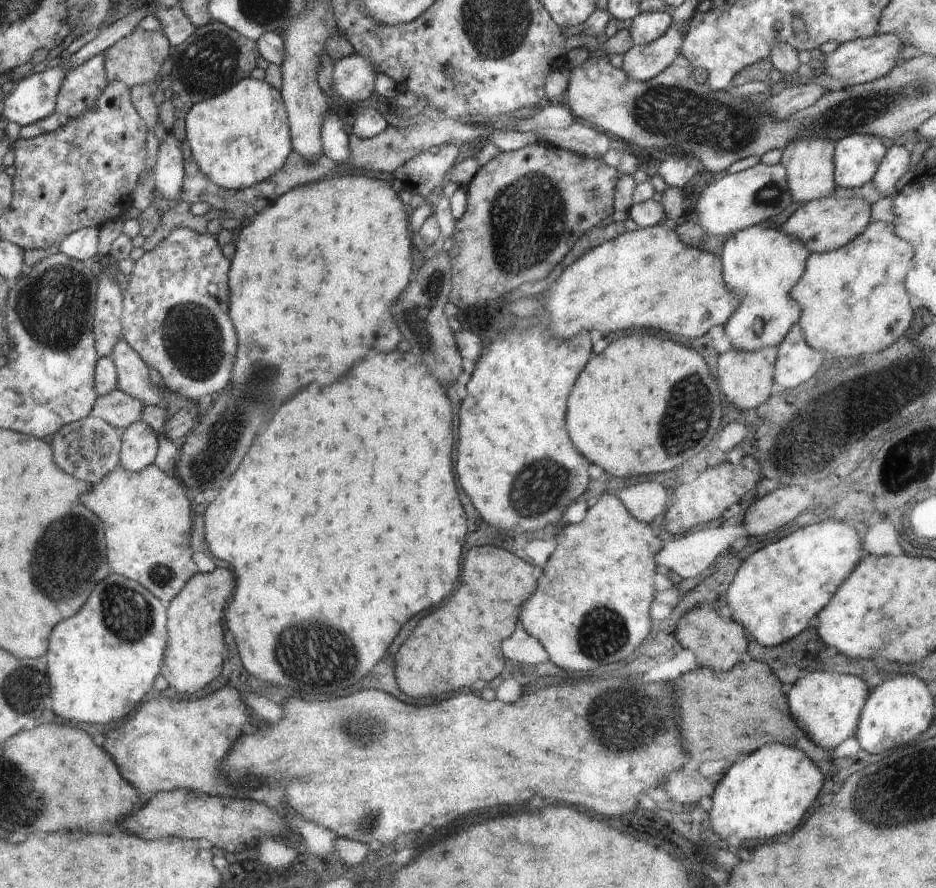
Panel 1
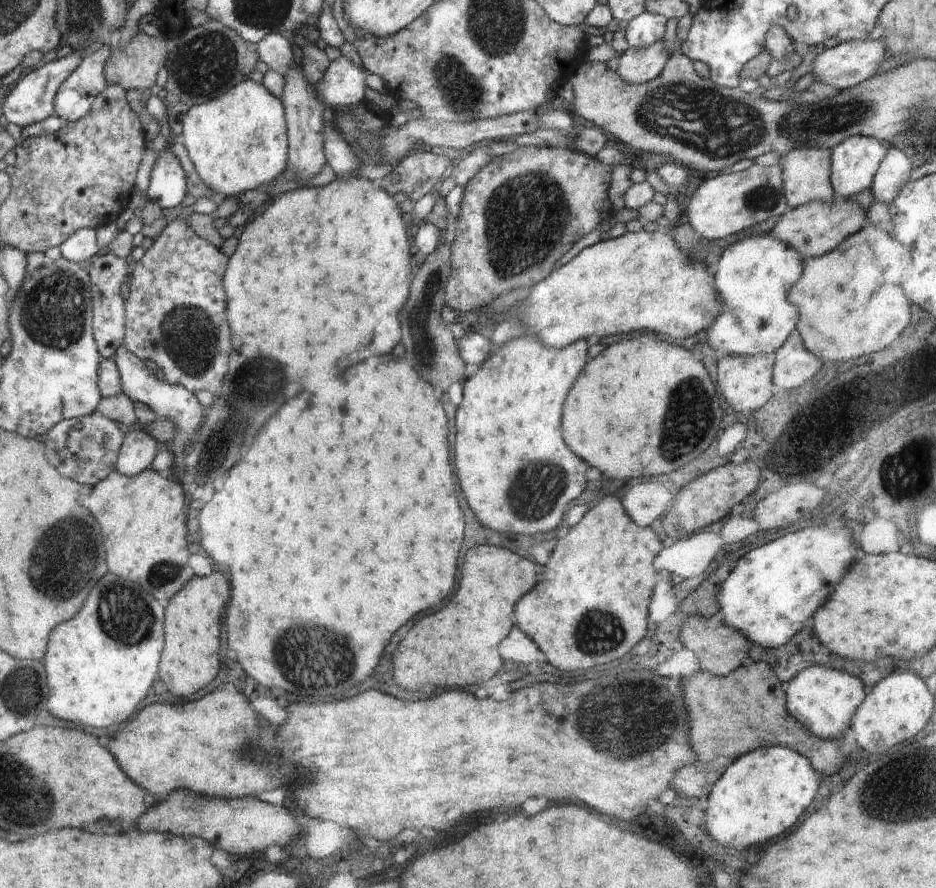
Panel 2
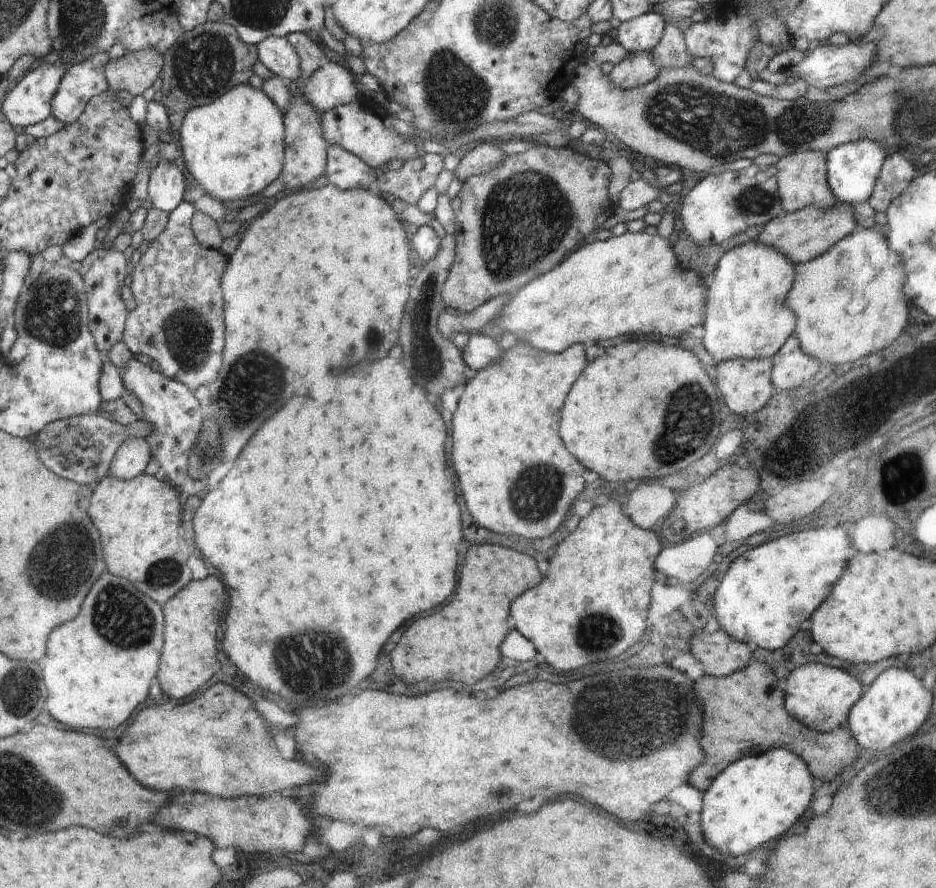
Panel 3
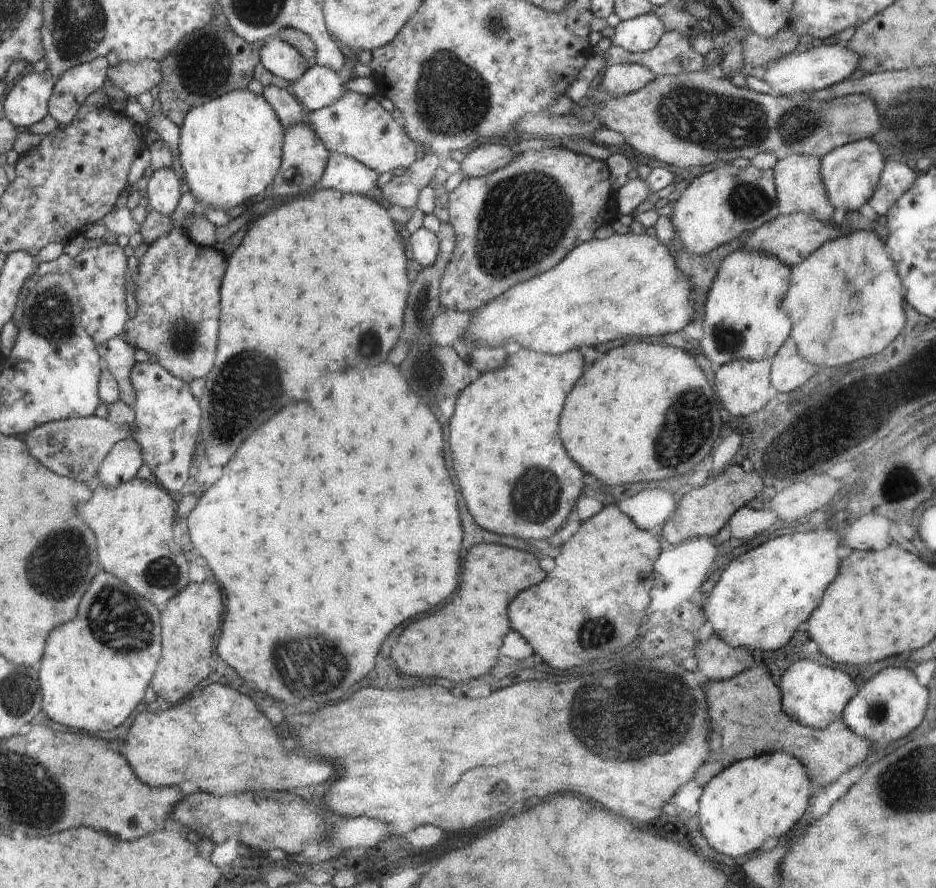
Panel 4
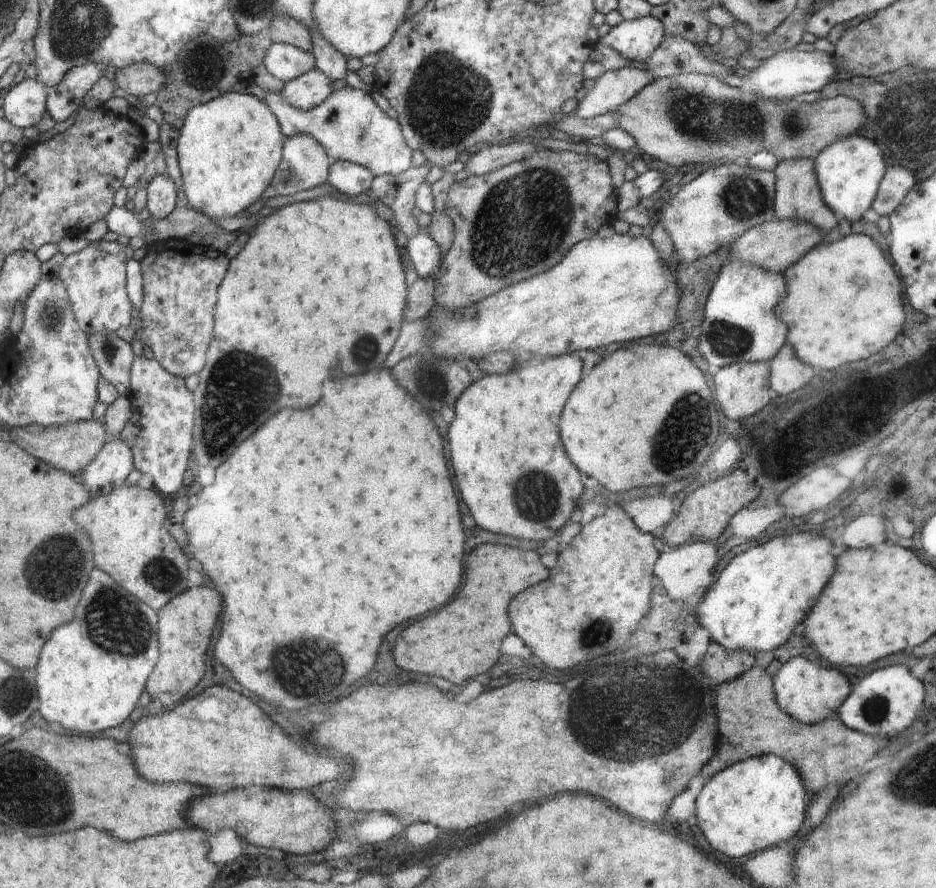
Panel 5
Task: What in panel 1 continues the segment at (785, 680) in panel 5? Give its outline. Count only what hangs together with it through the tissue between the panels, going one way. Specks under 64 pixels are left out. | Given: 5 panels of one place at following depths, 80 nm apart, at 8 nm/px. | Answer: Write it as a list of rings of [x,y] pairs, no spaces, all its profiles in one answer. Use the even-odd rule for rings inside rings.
[[[814,671],[800,677],[788,691],[789,713],[818,747],[834,750],[846,738],[855,736],[857,724],[870,689],[857,676],[830,671]]]

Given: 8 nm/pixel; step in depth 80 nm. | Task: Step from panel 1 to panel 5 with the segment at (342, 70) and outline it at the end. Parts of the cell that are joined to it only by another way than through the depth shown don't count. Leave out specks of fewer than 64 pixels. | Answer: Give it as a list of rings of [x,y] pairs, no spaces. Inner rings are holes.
[[[314,68],[303,76],[286,82],[279,95],[290,106],[308,111],[322,104],[330,92],[332,92],[330,78]]]

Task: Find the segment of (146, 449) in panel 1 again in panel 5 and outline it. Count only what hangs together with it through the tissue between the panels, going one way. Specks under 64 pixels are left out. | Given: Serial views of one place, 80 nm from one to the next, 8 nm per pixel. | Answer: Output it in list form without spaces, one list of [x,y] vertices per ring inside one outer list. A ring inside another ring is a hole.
[[[110,438],[94,456],[94,460],[82,470],[81,481],[91,498],[110,494],[122,486],[128,474],[134,470],[132,450],[119,438]]]

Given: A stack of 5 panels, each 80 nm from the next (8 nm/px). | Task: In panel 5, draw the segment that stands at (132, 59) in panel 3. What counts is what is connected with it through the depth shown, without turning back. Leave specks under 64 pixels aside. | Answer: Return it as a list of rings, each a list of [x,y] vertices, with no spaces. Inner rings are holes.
[[[140,62],[126,66],[117,70],[114,76],[115,86],[128,93],[130,84],[130,94],[134,96],[146,96],[152,92],[159,92],[163,89],[164,74],[151,63]]]

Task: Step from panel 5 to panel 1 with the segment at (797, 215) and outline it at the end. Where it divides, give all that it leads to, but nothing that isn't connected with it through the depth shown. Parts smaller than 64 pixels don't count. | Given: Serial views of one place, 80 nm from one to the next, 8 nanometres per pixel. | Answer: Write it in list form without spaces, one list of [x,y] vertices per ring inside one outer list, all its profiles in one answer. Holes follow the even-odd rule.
[[[804,137],[789,142],[783,150],[781,163],[785,166],[787,185],[794,202],[816,200],[834,194],[835,142],[824,137]]]

